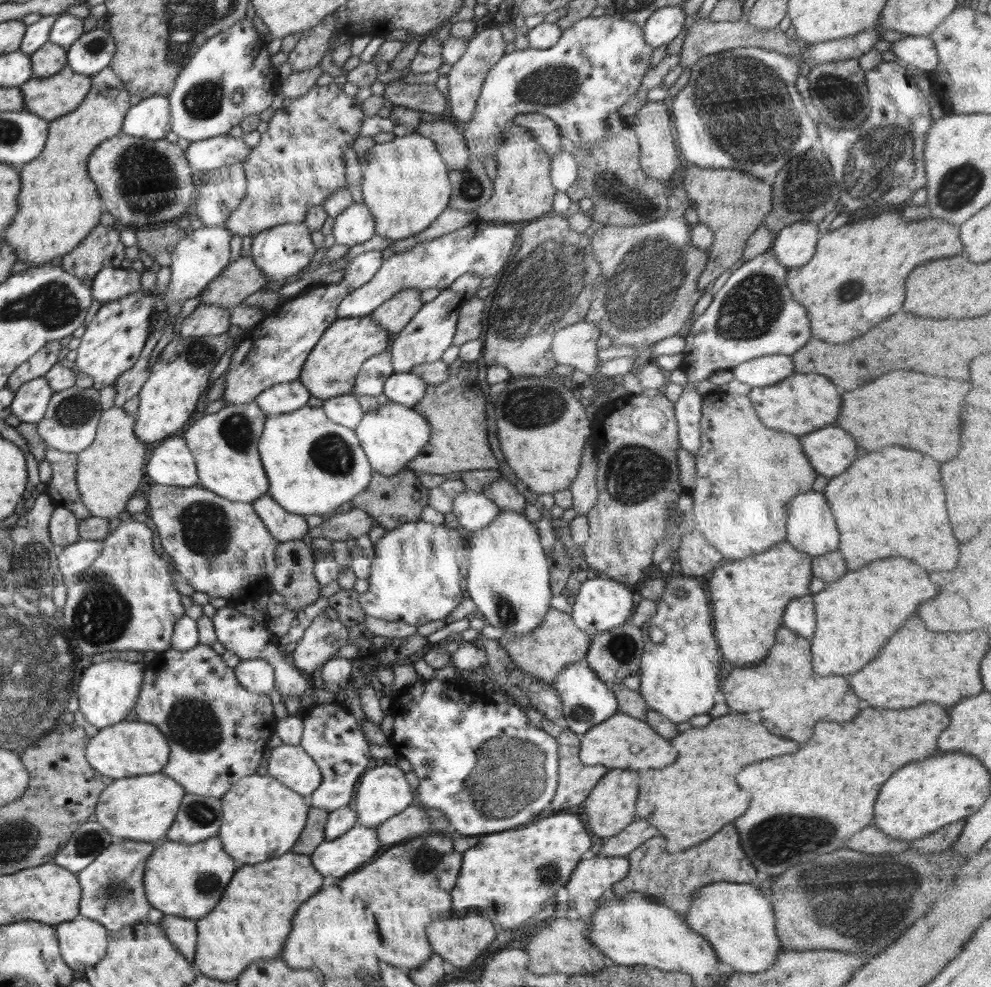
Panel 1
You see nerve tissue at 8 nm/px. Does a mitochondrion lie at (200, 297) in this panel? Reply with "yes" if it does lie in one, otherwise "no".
no

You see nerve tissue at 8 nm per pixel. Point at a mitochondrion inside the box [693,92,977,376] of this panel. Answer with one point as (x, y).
(881, 159)

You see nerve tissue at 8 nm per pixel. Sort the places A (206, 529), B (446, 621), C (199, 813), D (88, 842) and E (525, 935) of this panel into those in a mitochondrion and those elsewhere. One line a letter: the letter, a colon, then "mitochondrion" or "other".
A: mitochondrion
B: other
C: mitochondrion
D: mitochondrion
E: other

